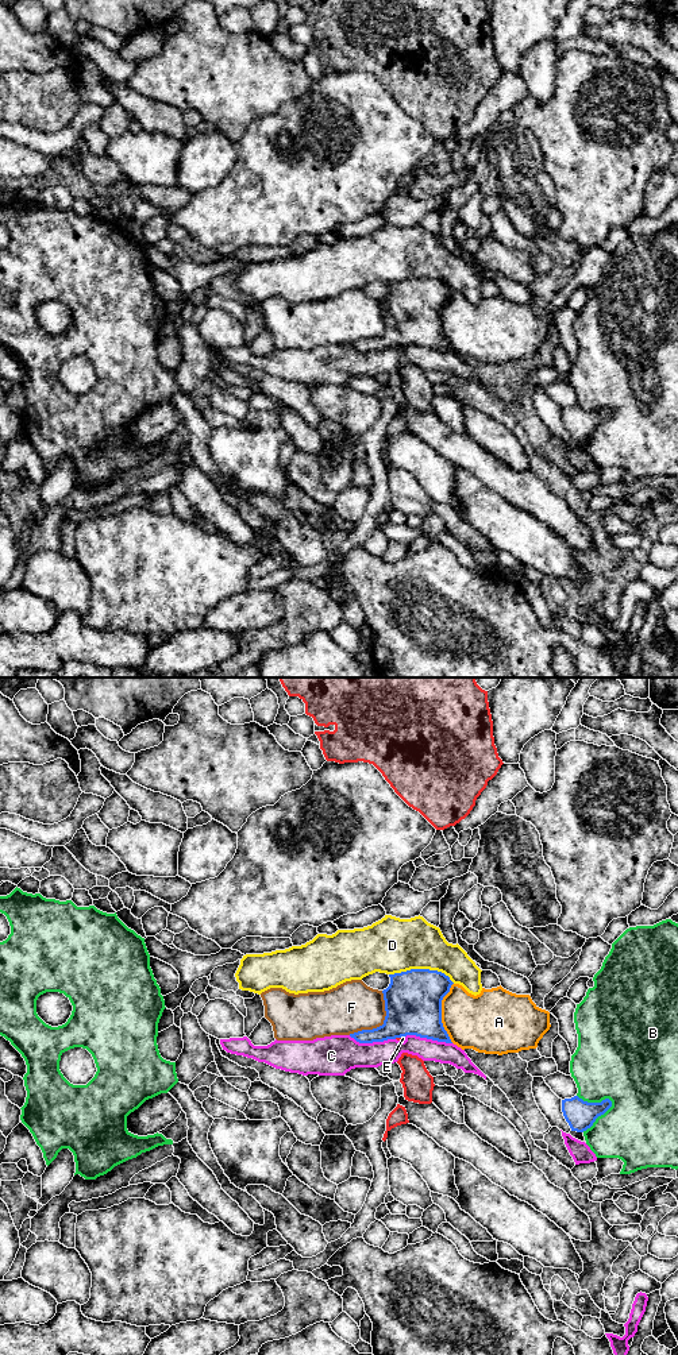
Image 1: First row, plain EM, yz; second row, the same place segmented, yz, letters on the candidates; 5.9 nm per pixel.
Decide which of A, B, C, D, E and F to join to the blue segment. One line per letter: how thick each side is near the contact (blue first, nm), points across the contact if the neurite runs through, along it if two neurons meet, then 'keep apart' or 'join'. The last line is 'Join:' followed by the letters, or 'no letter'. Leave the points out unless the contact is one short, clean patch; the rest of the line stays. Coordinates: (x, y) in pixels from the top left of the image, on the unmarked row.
A: 340 nm thick on the blue side, 320 nm on the other; keep apart
B: 170 nm thick on the blue side, 440 nm on the other; keep apart
C: 340 nm thick on the blue side, 140 nm on the other; keep apart
D: 340 nm thick on the blue side, 340 nm on the other; keep apart
E: 340 nm thick on the blue side, 30 nm on the other; keep apart
F: 340 nm thick on the blue side, 300 nm on the other; keep apart
Join: no letter

